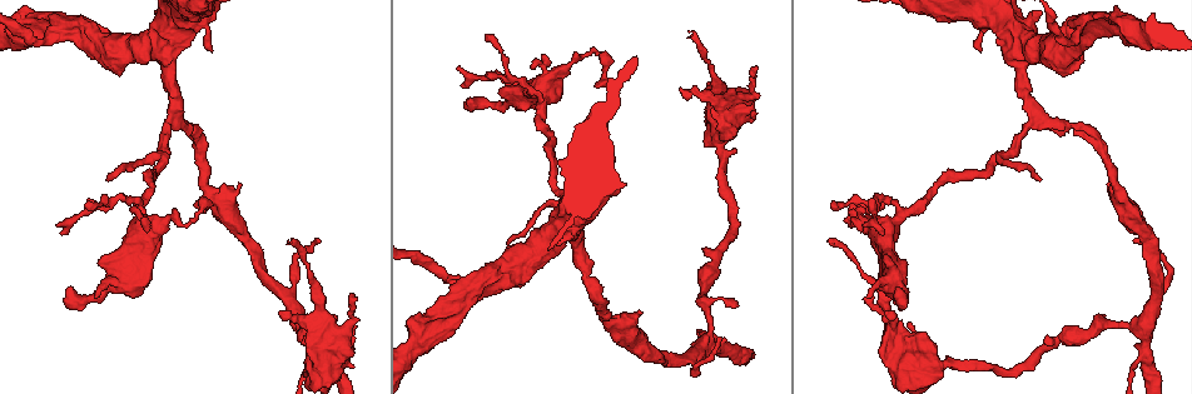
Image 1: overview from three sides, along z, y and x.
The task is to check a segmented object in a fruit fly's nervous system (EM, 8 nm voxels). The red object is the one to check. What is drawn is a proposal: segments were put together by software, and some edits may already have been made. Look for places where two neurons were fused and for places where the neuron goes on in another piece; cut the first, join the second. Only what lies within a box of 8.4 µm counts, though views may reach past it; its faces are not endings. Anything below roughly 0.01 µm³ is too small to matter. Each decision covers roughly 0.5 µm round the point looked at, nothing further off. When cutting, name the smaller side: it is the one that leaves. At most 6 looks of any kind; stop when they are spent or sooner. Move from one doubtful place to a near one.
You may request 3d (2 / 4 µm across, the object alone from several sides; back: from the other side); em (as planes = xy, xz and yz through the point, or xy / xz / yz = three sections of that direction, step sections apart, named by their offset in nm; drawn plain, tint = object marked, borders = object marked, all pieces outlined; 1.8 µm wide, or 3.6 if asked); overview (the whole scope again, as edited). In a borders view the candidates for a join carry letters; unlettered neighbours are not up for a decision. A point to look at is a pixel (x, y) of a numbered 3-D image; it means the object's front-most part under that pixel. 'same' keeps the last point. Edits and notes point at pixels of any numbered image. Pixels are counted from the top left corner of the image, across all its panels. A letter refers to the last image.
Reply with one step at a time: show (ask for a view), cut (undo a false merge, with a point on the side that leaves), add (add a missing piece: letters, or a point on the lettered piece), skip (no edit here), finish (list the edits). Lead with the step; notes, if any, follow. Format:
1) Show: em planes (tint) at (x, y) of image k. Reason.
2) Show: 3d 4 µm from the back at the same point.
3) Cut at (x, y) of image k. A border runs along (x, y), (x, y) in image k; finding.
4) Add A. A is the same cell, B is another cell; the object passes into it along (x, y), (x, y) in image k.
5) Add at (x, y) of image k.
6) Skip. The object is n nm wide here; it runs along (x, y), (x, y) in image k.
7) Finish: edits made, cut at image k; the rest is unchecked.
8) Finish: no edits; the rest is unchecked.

Show: em xy step 8 (borders) at (738, 304) of image 1. Branch stops here.

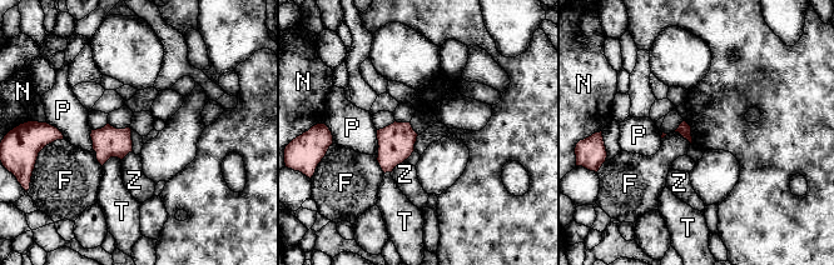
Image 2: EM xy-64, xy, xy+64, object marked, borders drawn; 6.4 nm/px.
Show: em planes (borders) at the same point.

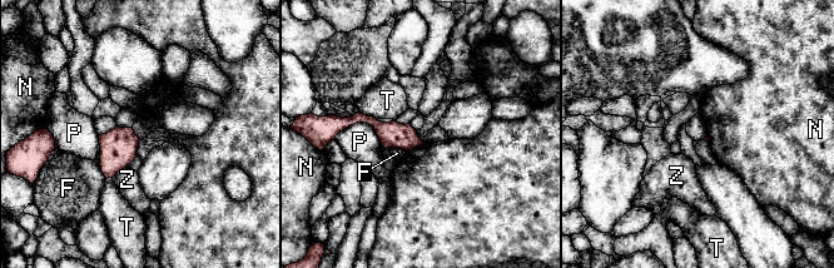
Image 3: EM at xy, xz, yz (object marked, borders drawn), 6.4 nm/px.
Skip. The longest contact is with P, 340 nm; F, N, P, T and Z are other cells; a border runs along (423, 143), (406, 152) in image 3; none of them fits.

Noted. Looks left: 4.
Show: em 3.6 µm planes (tint) at (720, 142) of image 1. Calibre changes.

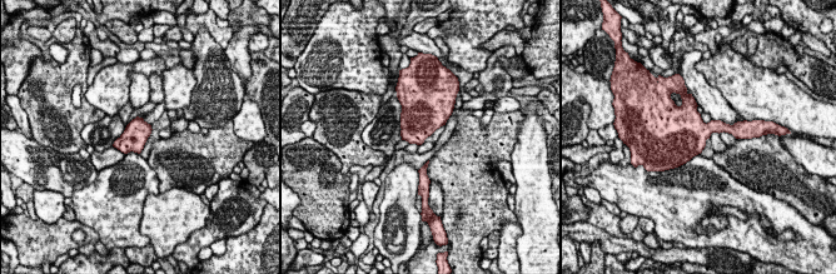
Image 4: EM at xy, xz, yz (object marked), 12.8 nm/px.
Show: em 3.6 µm planes (borders) at the same point. See the neighbours.

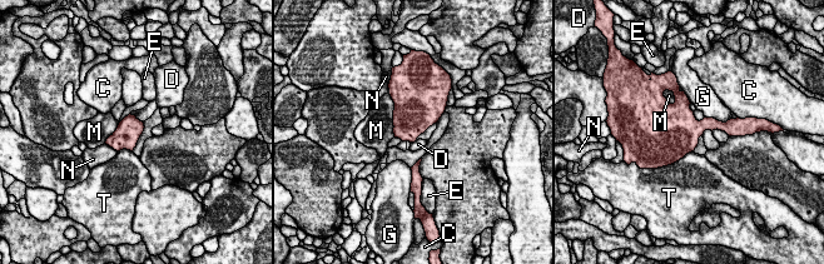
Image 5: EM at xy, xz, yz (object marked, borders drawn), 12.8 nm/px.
Skip. C, D, E, G, M, N and T are other cells; a border runs along (711, 130), (705, 130), (701, 135) in image 5; one neuron here.

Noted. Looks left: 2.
Show: em xy step 8 (borders) at (864, 209) of image 1. Branch stops here.

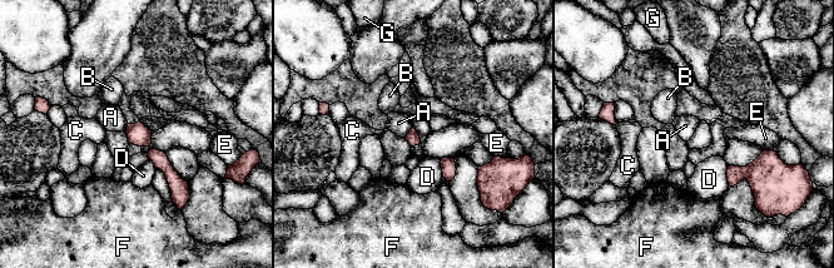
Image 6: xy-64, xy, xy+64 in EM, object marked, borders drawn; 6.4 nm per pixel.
Skip. A, B, C, D, E, F and G are other cells; it runs along (130, 127), (170, 173), (174, 194) in image 6; no lettered piece goes on from it.

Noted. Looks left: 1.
Finish: no edits; the rest is unchecked.

